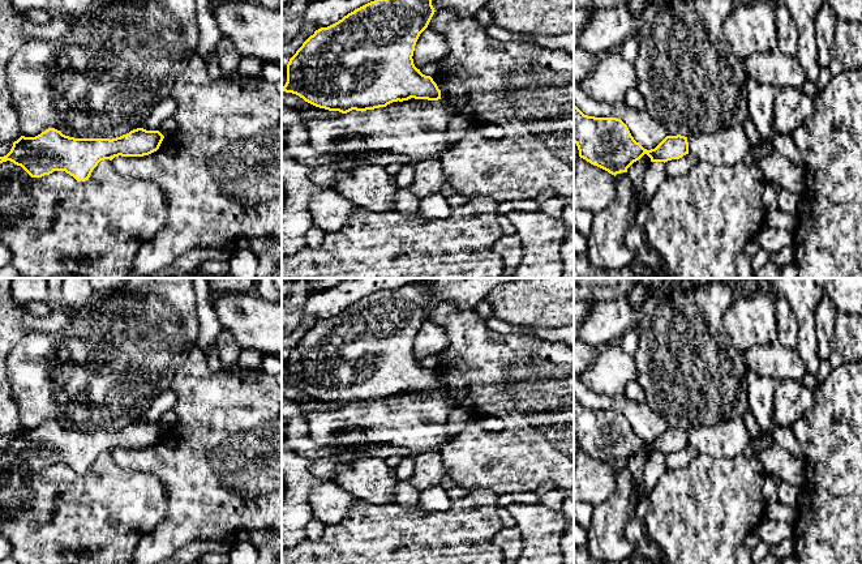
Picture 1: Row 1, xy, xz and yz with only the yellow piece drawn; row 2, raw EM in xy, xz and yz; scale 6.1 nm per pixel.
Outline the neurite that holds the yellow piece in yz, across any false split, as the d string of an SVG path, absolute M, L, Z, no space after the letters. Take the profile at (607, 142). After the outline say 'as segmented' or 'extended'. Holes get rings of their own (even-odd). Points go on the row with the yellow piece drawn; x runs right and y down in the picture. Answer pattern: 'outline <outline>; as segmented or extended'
outline M575 104L574 142L580 158L614 176L627 172L627 168L644 154L651 162L664 163L689 154L685 136L666 136L655 149L647 150L634 140L621 119L588 116Z; as segmented

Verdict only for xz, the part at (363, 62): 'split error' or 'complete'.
complete

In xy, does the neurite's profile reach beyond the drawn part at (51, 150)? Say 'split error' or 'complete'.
complete

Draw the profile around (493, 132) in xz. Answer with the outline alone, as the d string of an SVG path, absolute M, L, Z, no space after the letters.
M476 123L476 131L486 140L499 141L505 137L505 129L496 124Z

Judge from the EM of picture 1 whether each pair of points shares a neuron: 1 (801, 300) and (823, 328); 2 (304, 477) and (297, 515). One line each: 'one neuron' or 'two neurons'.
1: two neurons
2: one neuron

